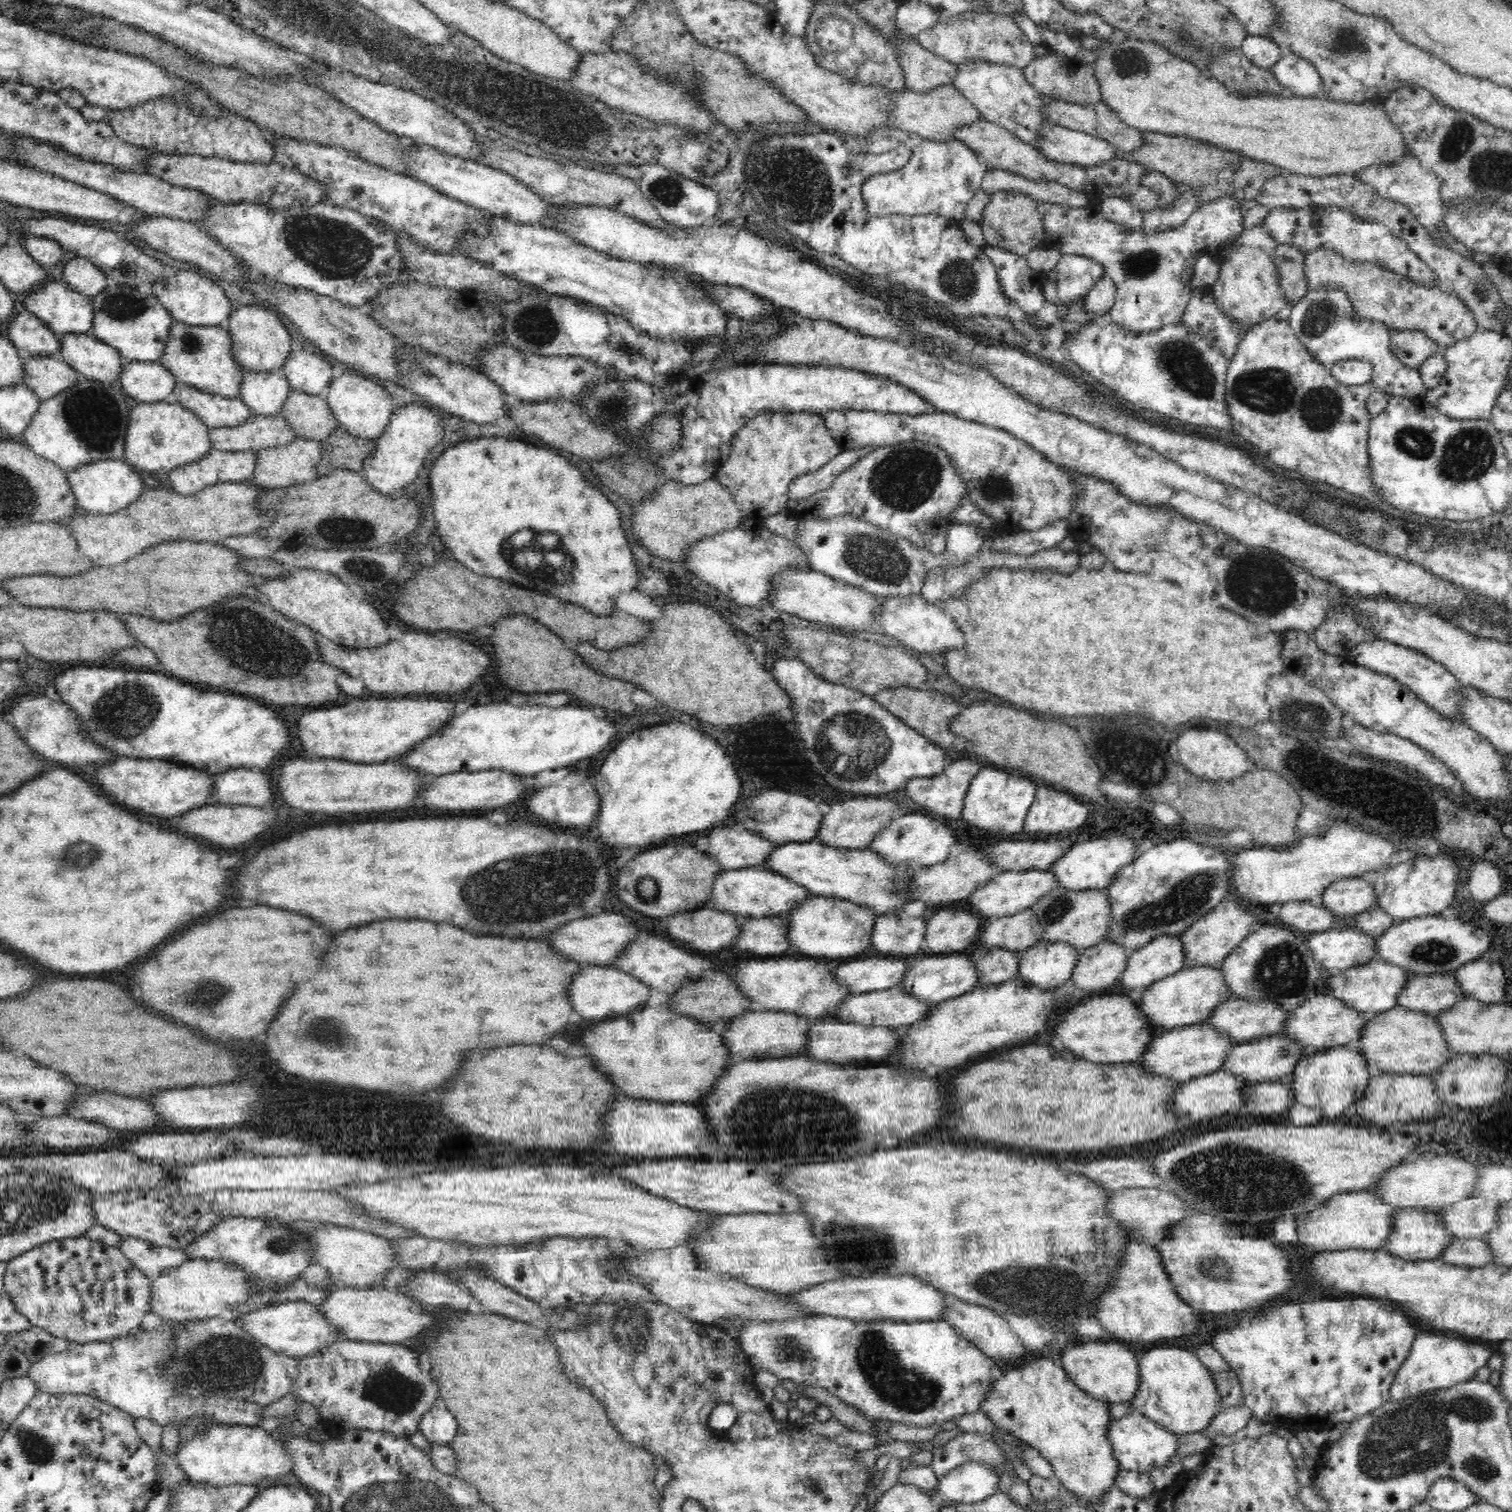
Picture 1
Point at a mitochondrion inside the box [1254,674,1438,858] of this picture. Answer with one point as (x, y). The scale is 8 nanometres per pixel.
(1299, 715)

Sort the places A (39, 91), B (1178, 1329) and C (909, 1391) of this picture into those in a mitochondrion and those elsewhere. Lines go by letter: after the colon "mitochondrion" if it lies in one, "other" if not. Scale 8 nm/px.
A: other
B: other
C: mitochondrion

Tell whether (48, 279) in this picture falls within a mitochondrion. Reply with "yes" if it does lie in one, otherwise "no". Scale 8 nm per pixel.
no

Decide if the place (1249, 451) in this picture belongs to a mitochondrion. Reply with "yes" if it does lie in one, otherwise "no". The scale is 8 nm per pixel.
no

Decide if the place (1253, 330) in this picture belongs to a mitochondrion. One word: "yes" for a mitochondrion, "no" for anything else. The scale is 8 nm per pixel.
no

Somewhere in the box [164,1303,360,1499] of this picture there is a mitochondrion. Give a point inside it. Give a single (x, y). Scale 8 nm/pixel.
(229, 1362)

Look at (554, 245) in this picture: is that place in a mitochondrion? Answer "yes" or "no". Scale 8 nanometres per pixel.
no

